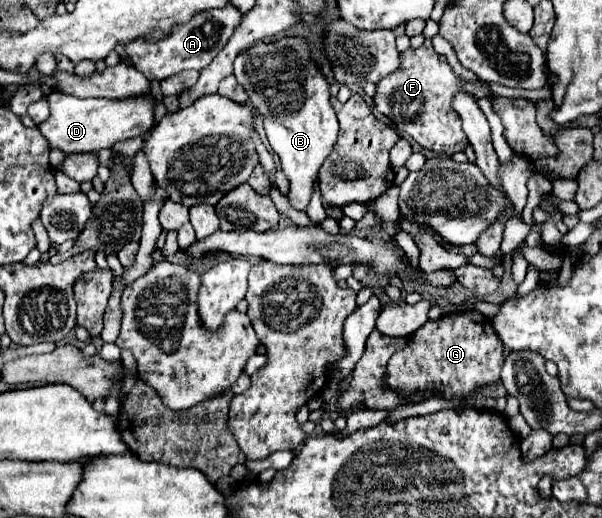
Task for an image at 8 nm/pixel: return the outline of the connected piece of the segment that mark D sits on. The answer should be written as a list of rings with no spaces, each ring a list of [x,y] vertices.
[[[58,91],[48,97],[50,117],[38,125],[50,147],[68,153],[94,153],[110,149],[116,141],[126,141],[144,135],[154,125],[154,97],[150,93],[126,99],[76,99]]]

